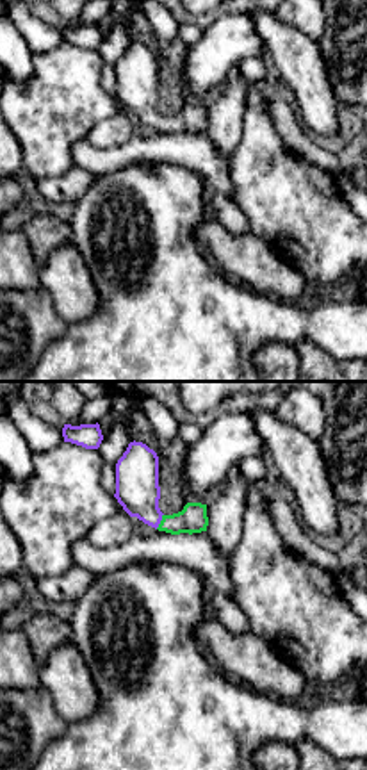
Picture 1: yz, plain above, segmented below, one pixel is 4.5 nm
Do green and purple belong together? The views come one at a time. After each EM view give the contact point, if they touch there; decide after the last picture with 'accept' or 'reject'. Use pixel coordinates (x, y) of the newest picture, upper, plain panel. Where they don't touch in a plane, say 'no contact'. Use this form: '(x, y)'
(161, 122)

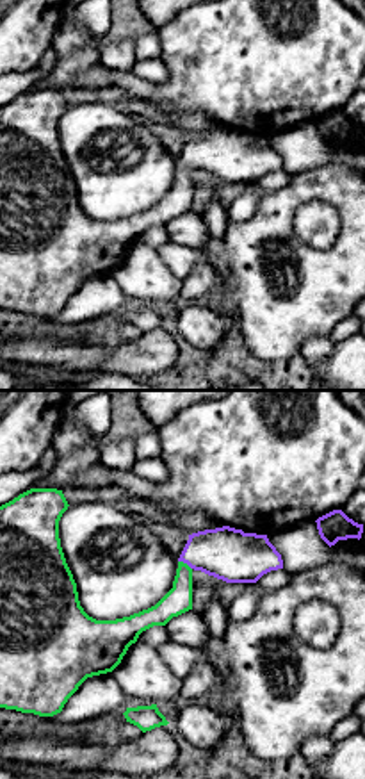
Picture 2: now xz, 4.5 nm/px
(186, 164)

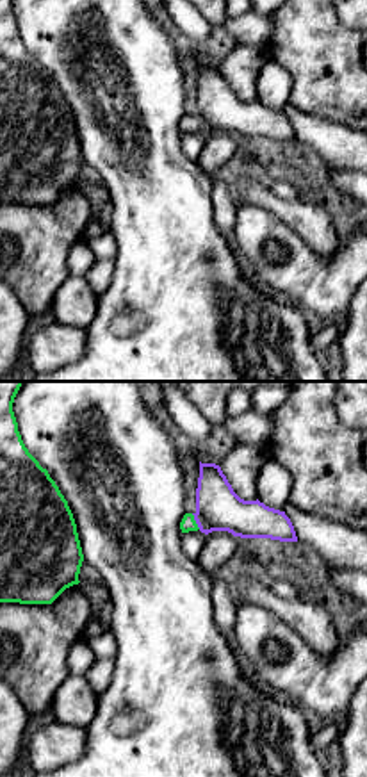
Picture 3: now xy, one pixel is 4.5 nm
(195, 122)

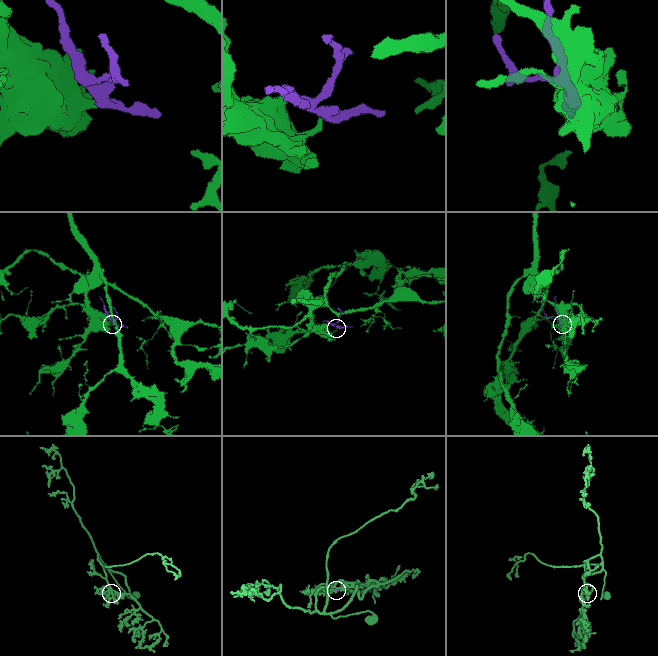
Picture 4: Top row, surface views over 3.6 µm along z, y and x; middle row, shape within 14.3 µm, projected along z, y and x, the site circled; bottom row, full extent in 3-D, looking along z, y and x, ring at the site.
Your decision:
accept

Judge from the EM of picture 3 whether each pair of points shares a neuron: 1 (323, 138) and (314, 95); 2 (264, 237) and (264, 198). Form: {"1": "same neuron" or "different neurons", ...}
{"1": "different neurons", "2": "different neurons"}

